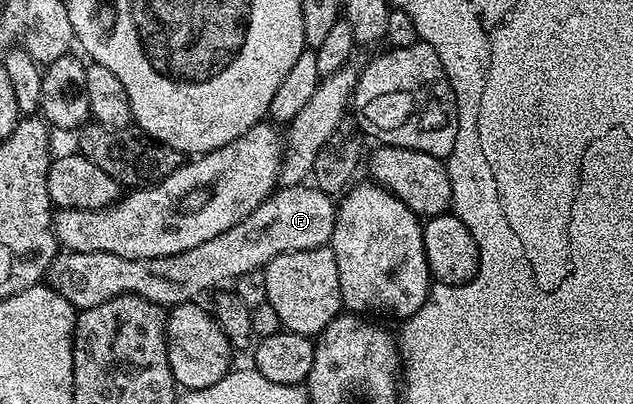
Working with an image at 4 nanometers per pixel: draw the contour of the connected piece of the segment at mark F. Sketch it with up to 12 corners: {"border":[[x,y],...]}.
{"border":[[277,189],[184,253],[59,251],[47,285],[81,311],[119,294],[161,308],[276,255],[327,245],[333,197]]}

